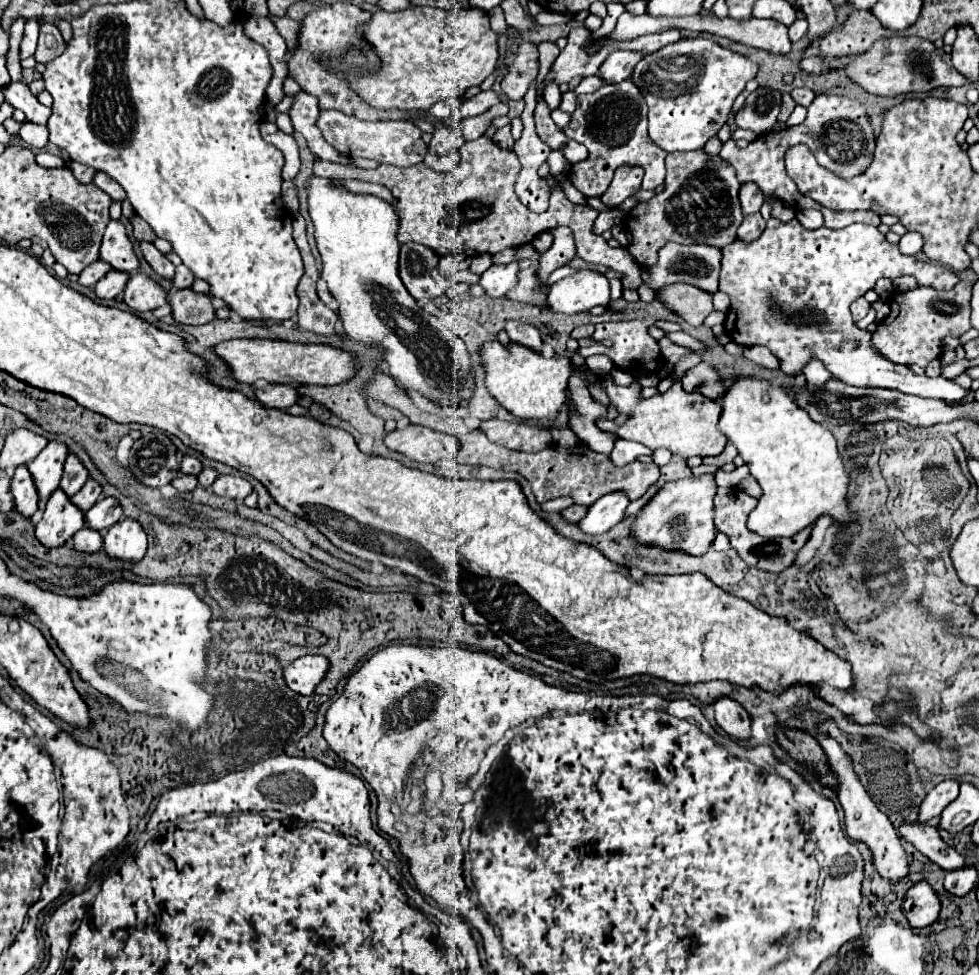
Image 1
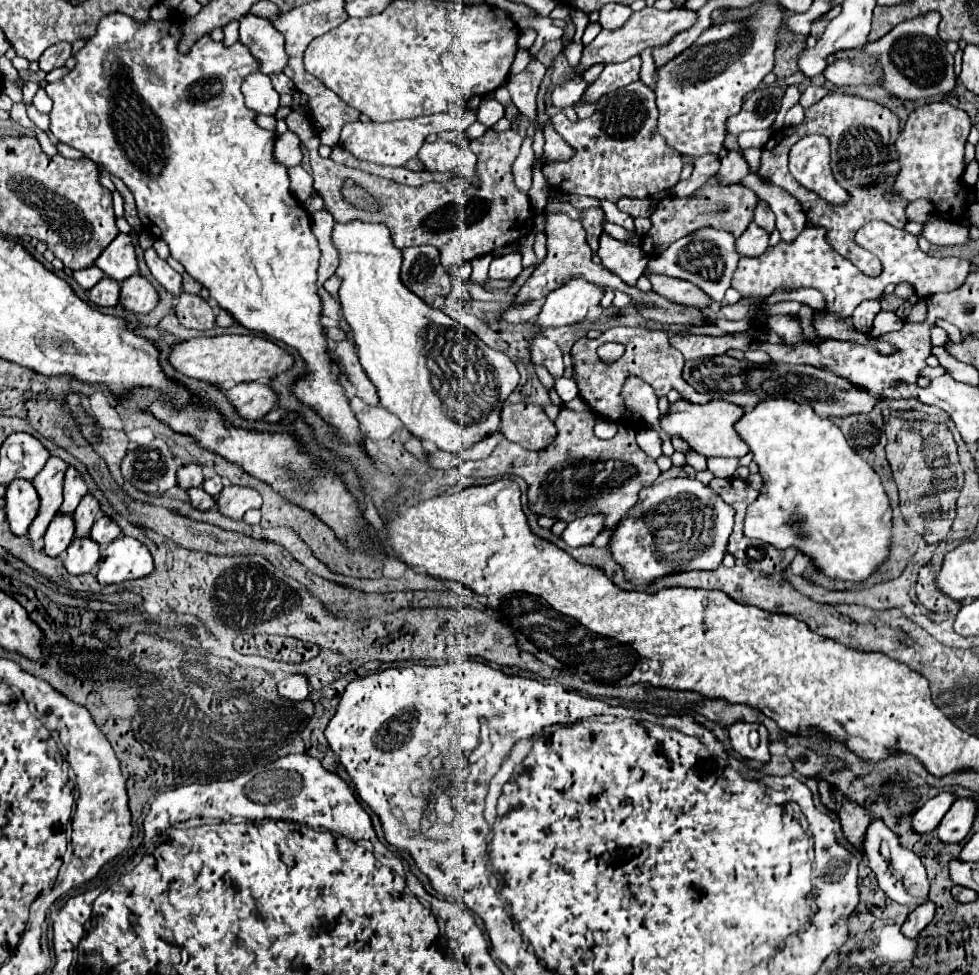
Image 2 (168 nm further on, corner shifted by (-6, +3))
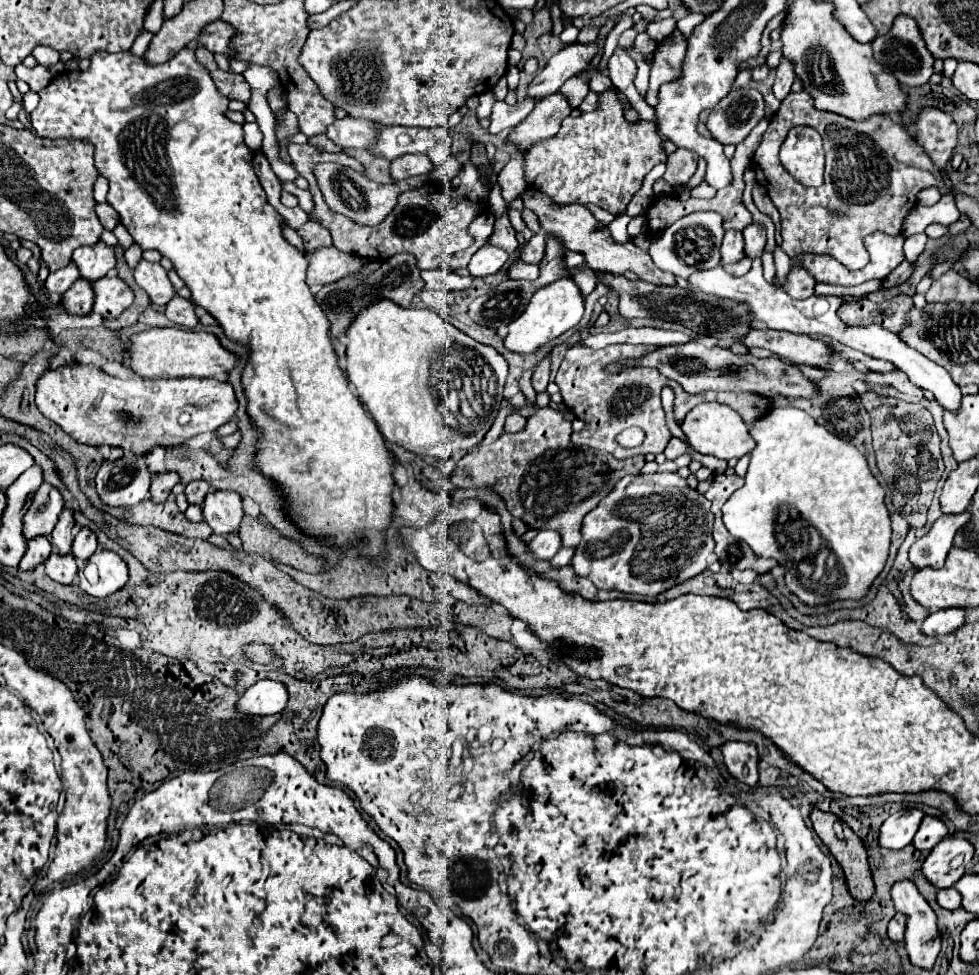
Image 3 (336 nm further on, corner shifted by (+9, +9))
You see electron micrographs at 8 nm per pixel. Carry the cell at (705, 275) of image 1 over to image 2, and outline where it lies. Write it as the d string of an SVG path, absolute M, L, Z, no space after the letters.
M702 228L686 238L676 240L660 256L650 258L646 272L688 280L688 282L696 284L698 288L702 288L706 294L710 294L716 302L722 302L724 292L730 288L730 280L732 280L732 274L738 266L738 258L740 258L740 254L736 252L732 234L728 234L724 230L718 232L714 228Z

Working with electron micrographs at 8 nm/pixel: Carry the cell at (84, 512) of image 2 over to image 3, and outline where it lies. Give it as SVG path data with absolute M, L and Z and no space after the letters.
M63 510L61 516L59 516L59 522L51 534L51 544L55 548L57 554L65 556L71 552L71 542L73 542L73 528L75 528L75 522L73 522L73 514L71 510Z

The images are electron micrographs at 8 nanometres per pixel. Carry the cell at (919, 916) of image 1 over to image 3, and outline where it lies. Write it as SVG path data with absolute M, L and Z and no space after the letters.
M895 914L893 918L891 918L891 922L889 922L889 938L893 940L893 942L901 942L903 940L903 936L905 936L905 922L907 922L907 918L905 918L905 914Z

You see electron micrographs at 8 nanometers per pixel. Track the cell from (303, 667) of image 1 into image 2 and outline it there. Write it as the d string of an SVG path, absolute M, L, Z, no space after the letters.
M290 674L278 682L278 692L288 700L304 700L310 694L308 678L304 678L302 674Z

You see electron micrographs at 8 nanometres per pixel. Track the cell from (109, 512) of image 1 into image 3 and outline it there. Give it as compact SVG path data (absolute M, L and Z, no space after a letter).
M81 528L73 540L73 550L71 550L75 560L85 564L95 550L97 550L97 536L89 528Z

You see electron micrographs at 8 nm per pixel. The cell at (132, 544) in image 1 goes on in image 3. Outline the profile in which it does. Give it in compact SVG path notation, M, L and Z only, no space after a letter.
M99 548L87 560L84 572L83 568L79 570L79 580L79 588L85 594L103 600L127 584L127 564L115 552Z

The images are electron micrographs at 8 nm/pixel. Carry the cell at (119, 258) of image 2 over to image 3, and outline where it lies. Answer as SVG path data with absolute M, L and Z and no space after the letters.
M102 241L97 242L95 246L77 248L71 260L77 264L79 274L89 282L107 276L107 272L115 268L115 252Z

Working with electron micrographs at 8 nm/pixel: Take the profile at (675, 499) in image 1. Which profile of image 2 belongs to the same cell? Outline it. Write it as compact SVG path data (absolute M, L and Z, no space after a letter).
M688 476L670 478L644 488L634 510L630 510L628 516L620 520L610 542L610 552L614 560L624 568L626 578L636 584L650 584L654 578L660 578L670 572L718 568L726 554L728 536L734 526L734 510L726 502L712 502L712 498L714 490L710 486Z

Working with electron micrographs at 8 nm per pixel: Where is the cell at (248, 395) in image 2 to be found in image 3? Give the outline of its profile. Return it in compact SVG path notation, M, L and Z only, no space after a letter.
M65 364L45 370L35 384L35 404L43 416L53 420L73 440L89 446L119 446L137 456L147 456L153 448L181 446L189 438L215 432L229 422L237 410L233 386L215 378L169 378L169 380L121 380L91 364Z

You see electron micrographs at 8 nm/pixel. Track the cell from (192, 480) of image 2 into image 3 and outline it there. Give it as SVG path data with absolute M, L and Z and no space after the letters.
M175 472L157 474L157 476L151 480L151 488L149 488L149 492L151 492L151 500L153 500L155 504L165 502L167 496L171 494L171 490L173 490L173 486L175 486L177 482L179 482L179 478L177 478Z

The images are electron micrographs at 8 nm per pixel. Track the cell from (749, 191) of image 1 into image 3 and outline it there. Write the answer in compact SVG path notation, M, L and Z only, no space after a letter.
M751 224L743 230L745 236L745 256L753 258L761 258L763 248L765 248L765 230L757 224Z

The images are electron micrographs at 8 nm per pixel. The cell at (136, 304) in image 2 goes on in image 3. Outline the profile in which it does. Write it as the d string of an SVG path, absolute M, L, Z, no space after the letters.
M109 274L93 282L93 292L95 292L93 312L101 314L103 318L117 318L133 302L131 288L115 274L113 276Z

